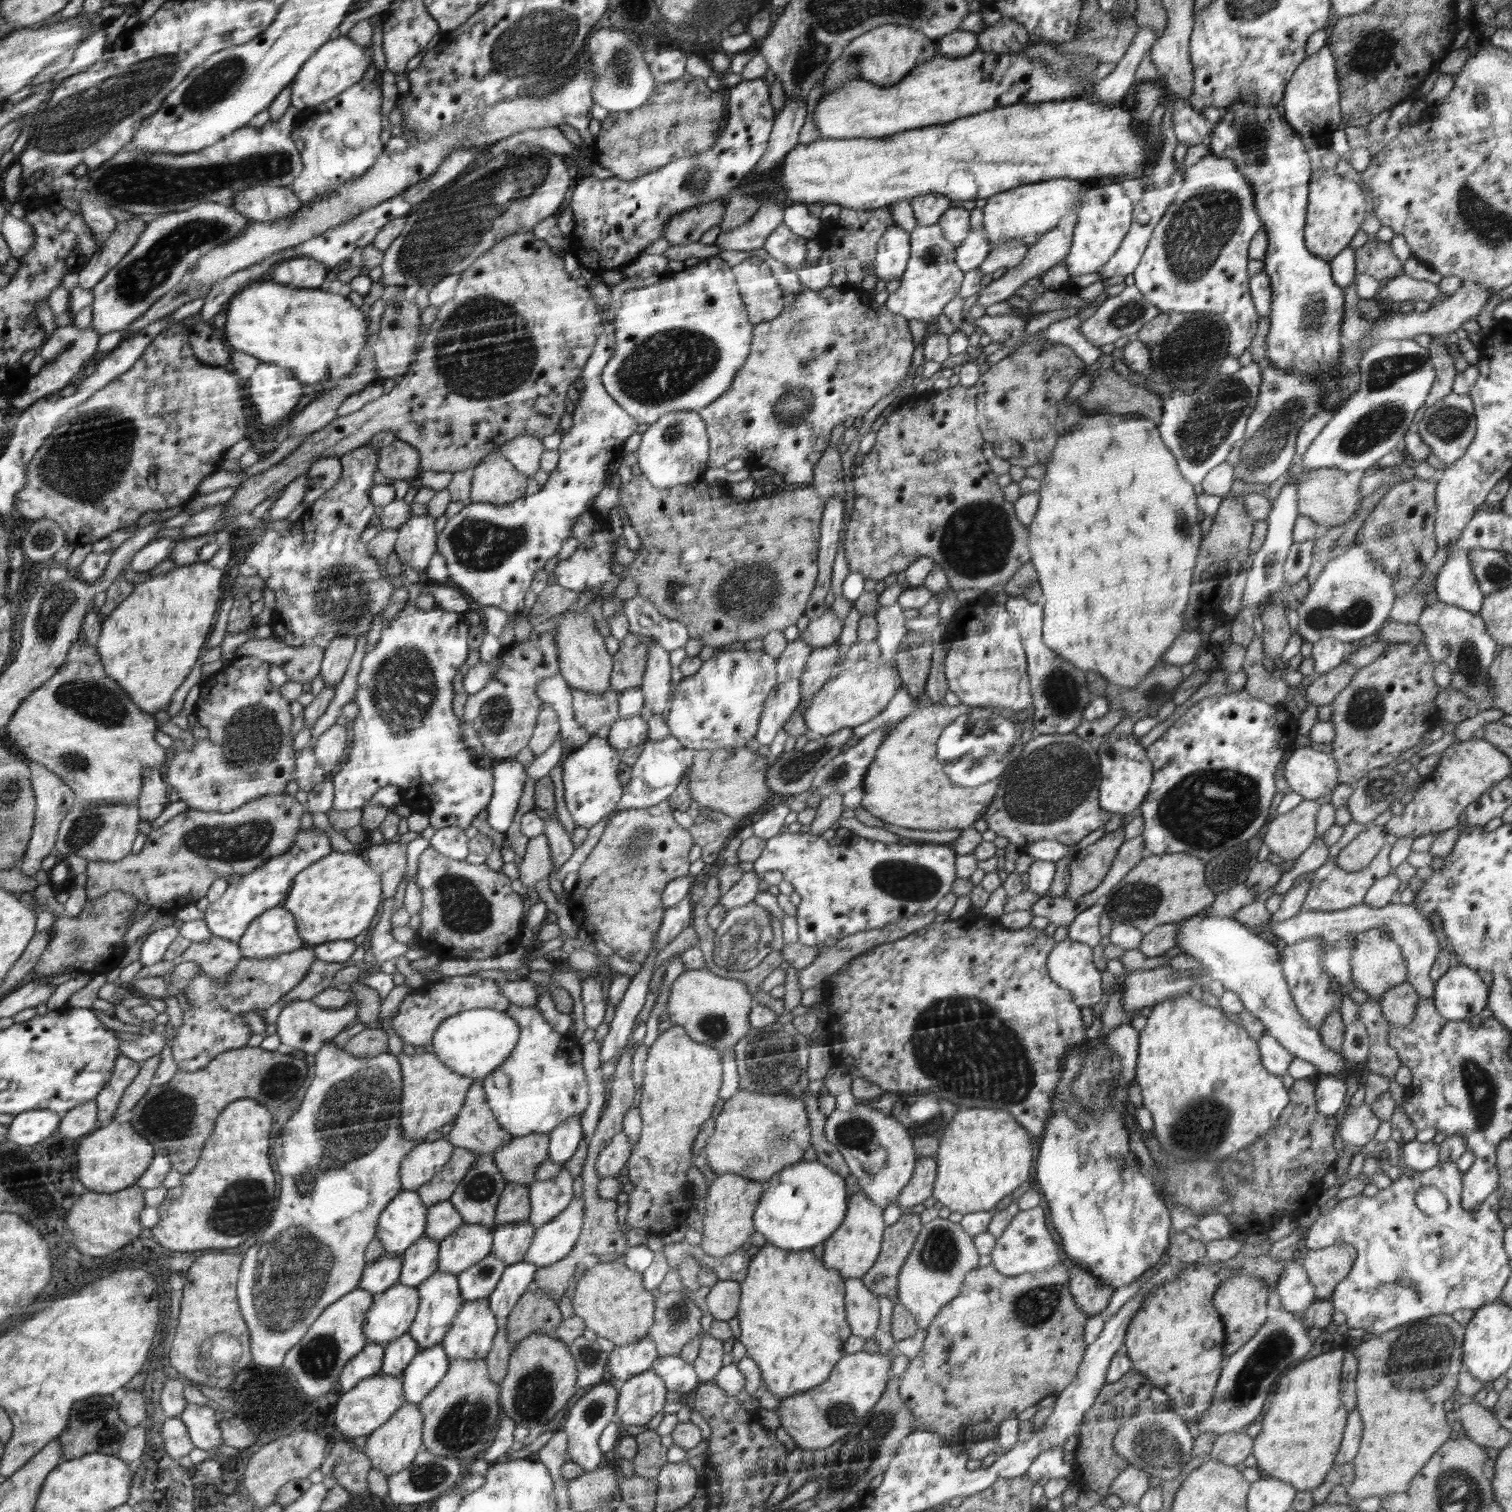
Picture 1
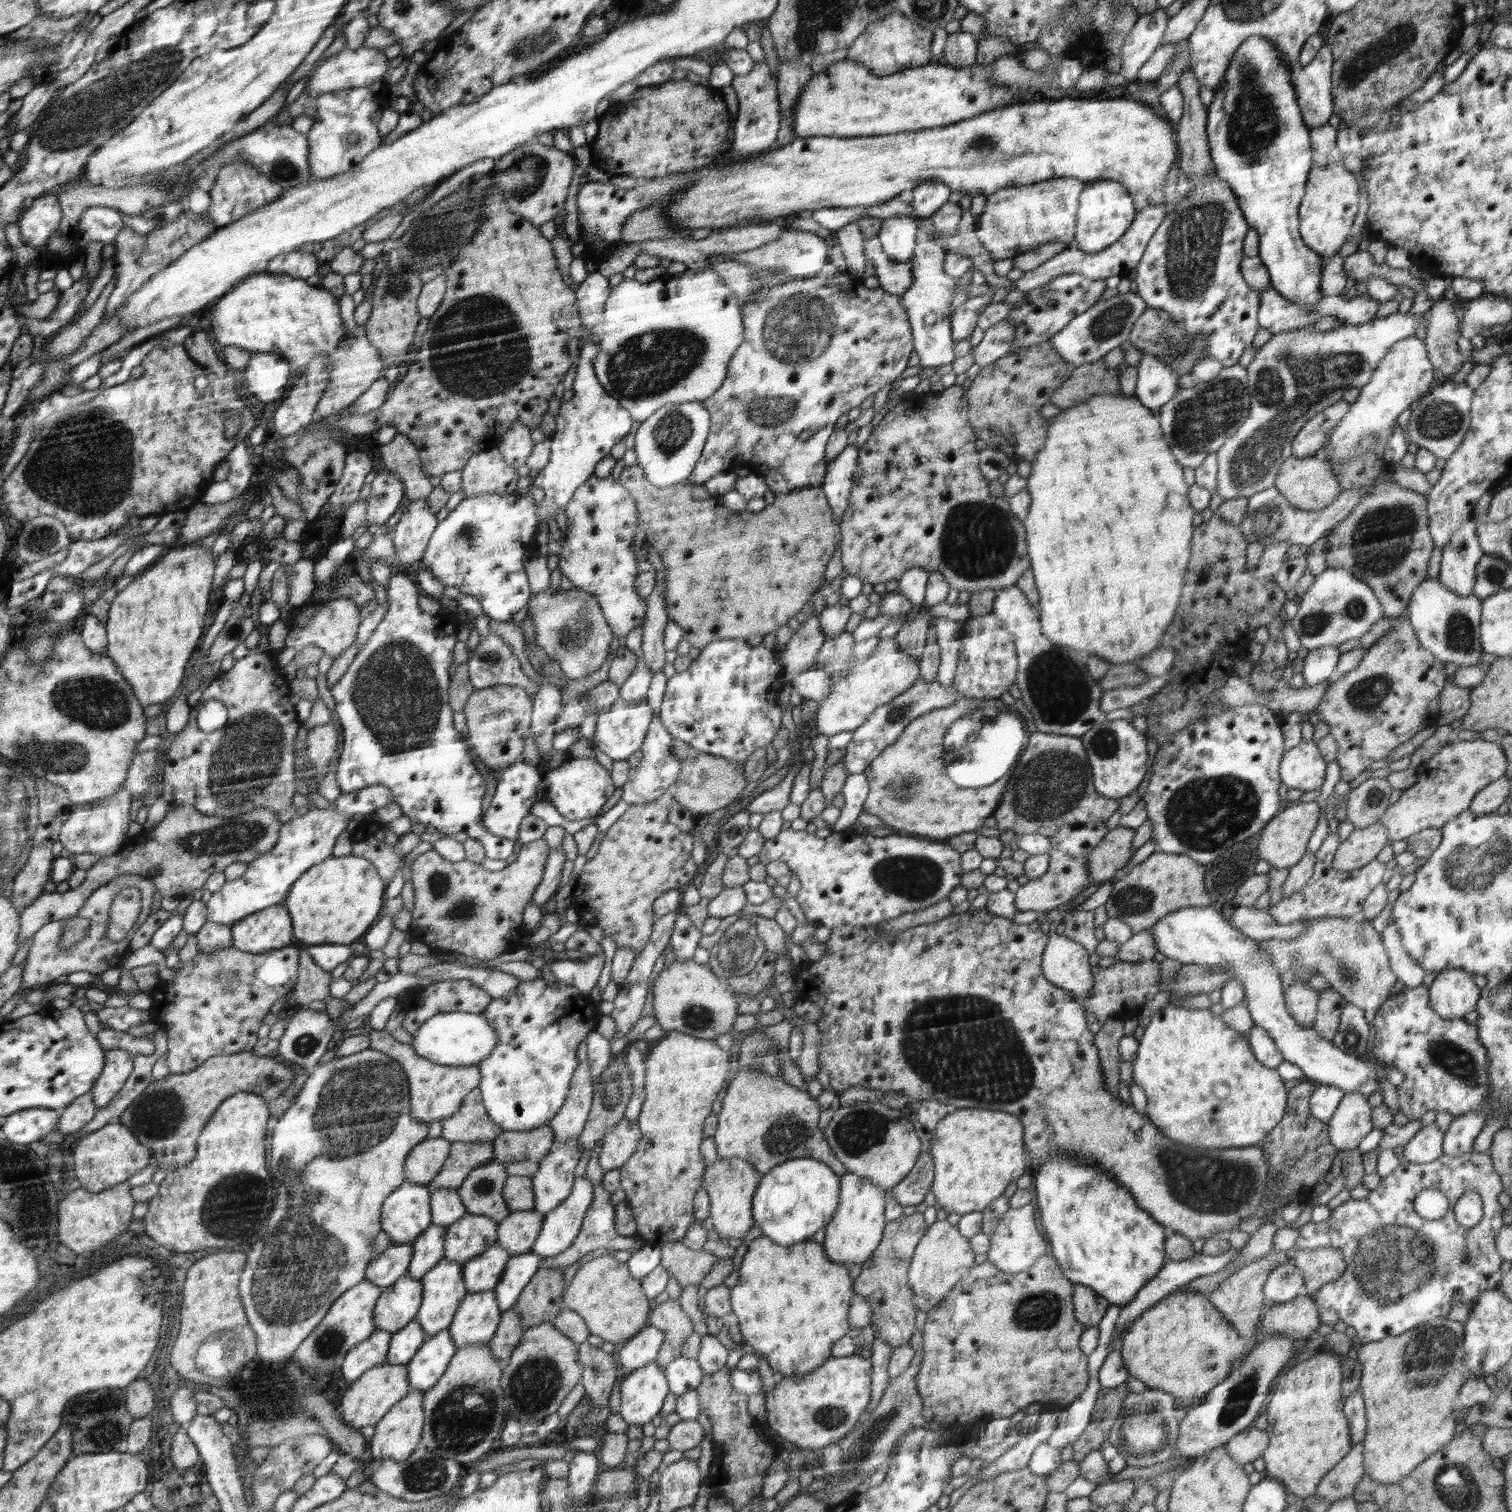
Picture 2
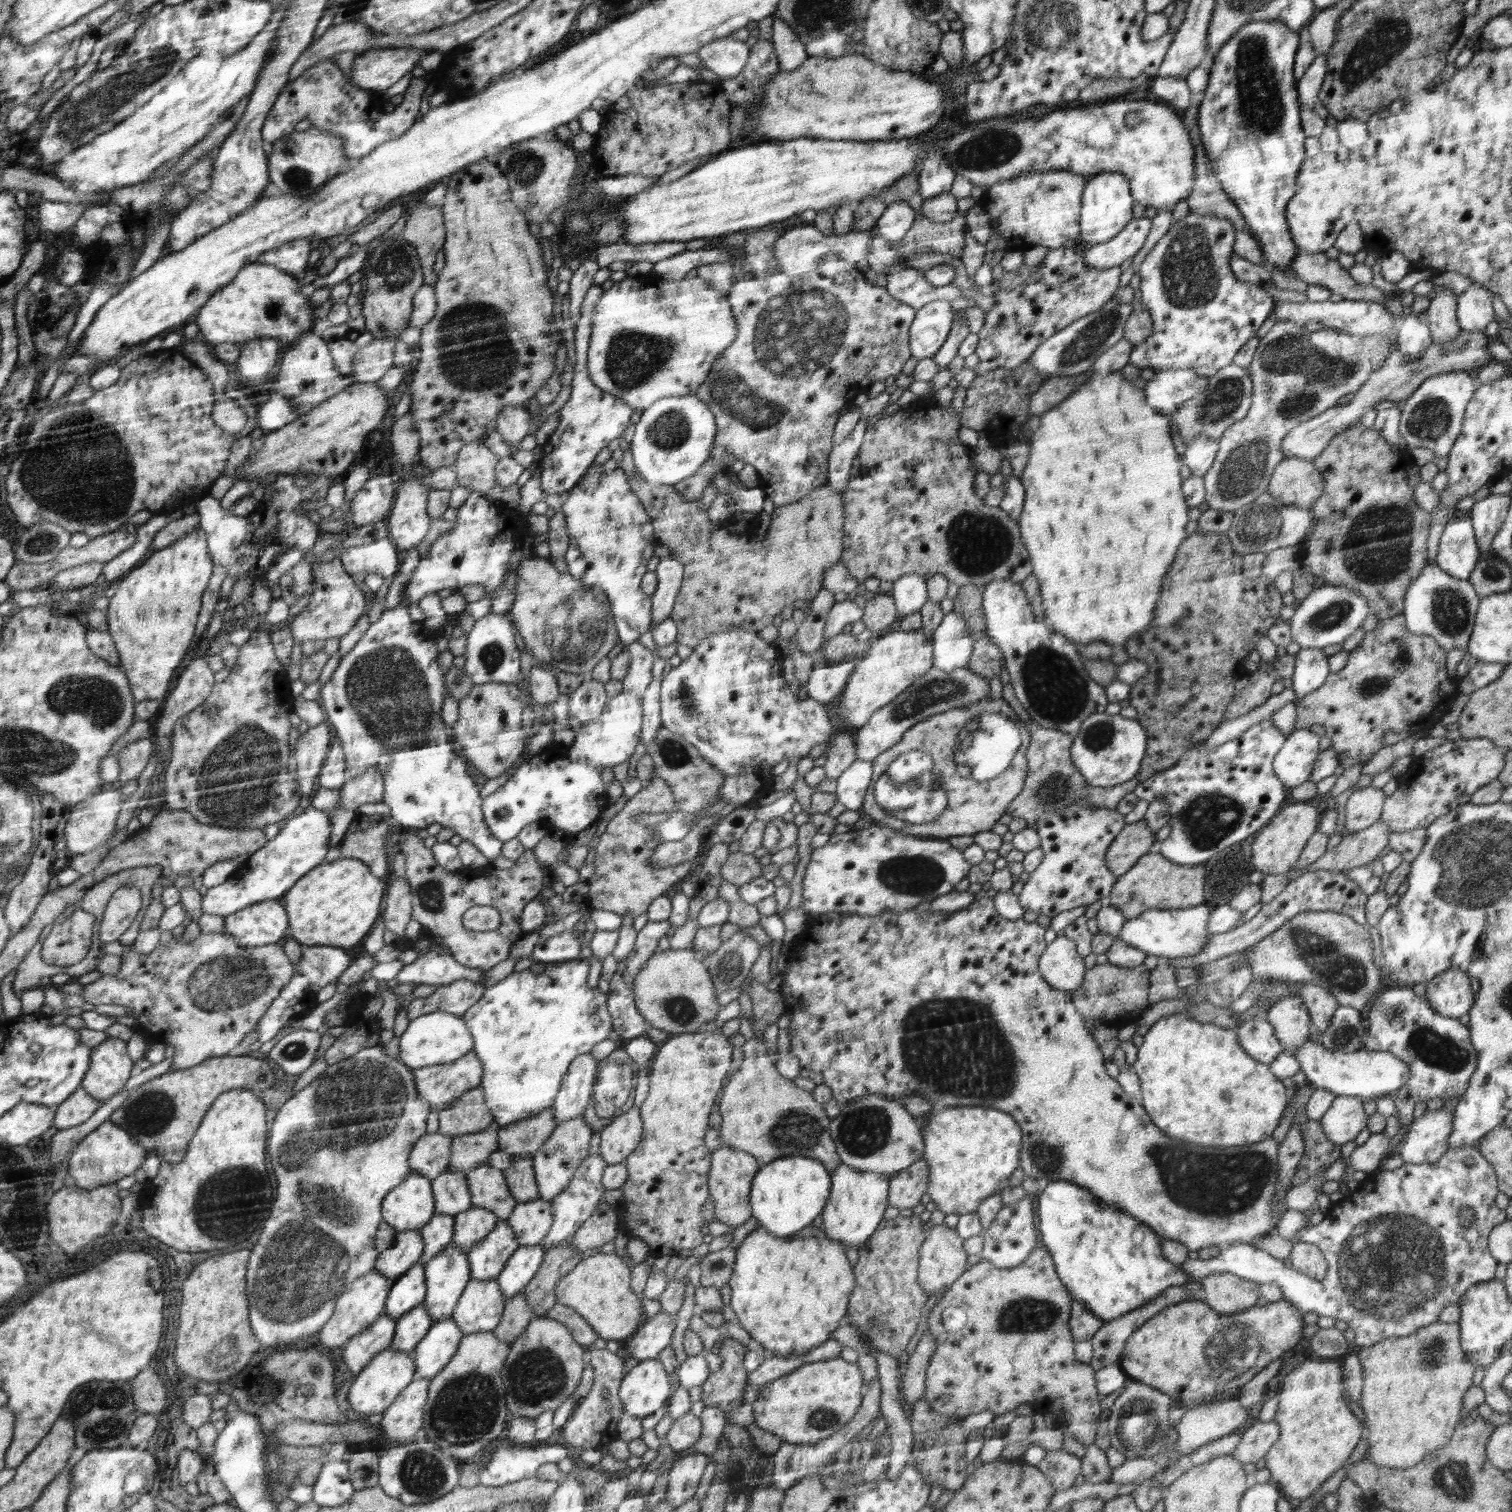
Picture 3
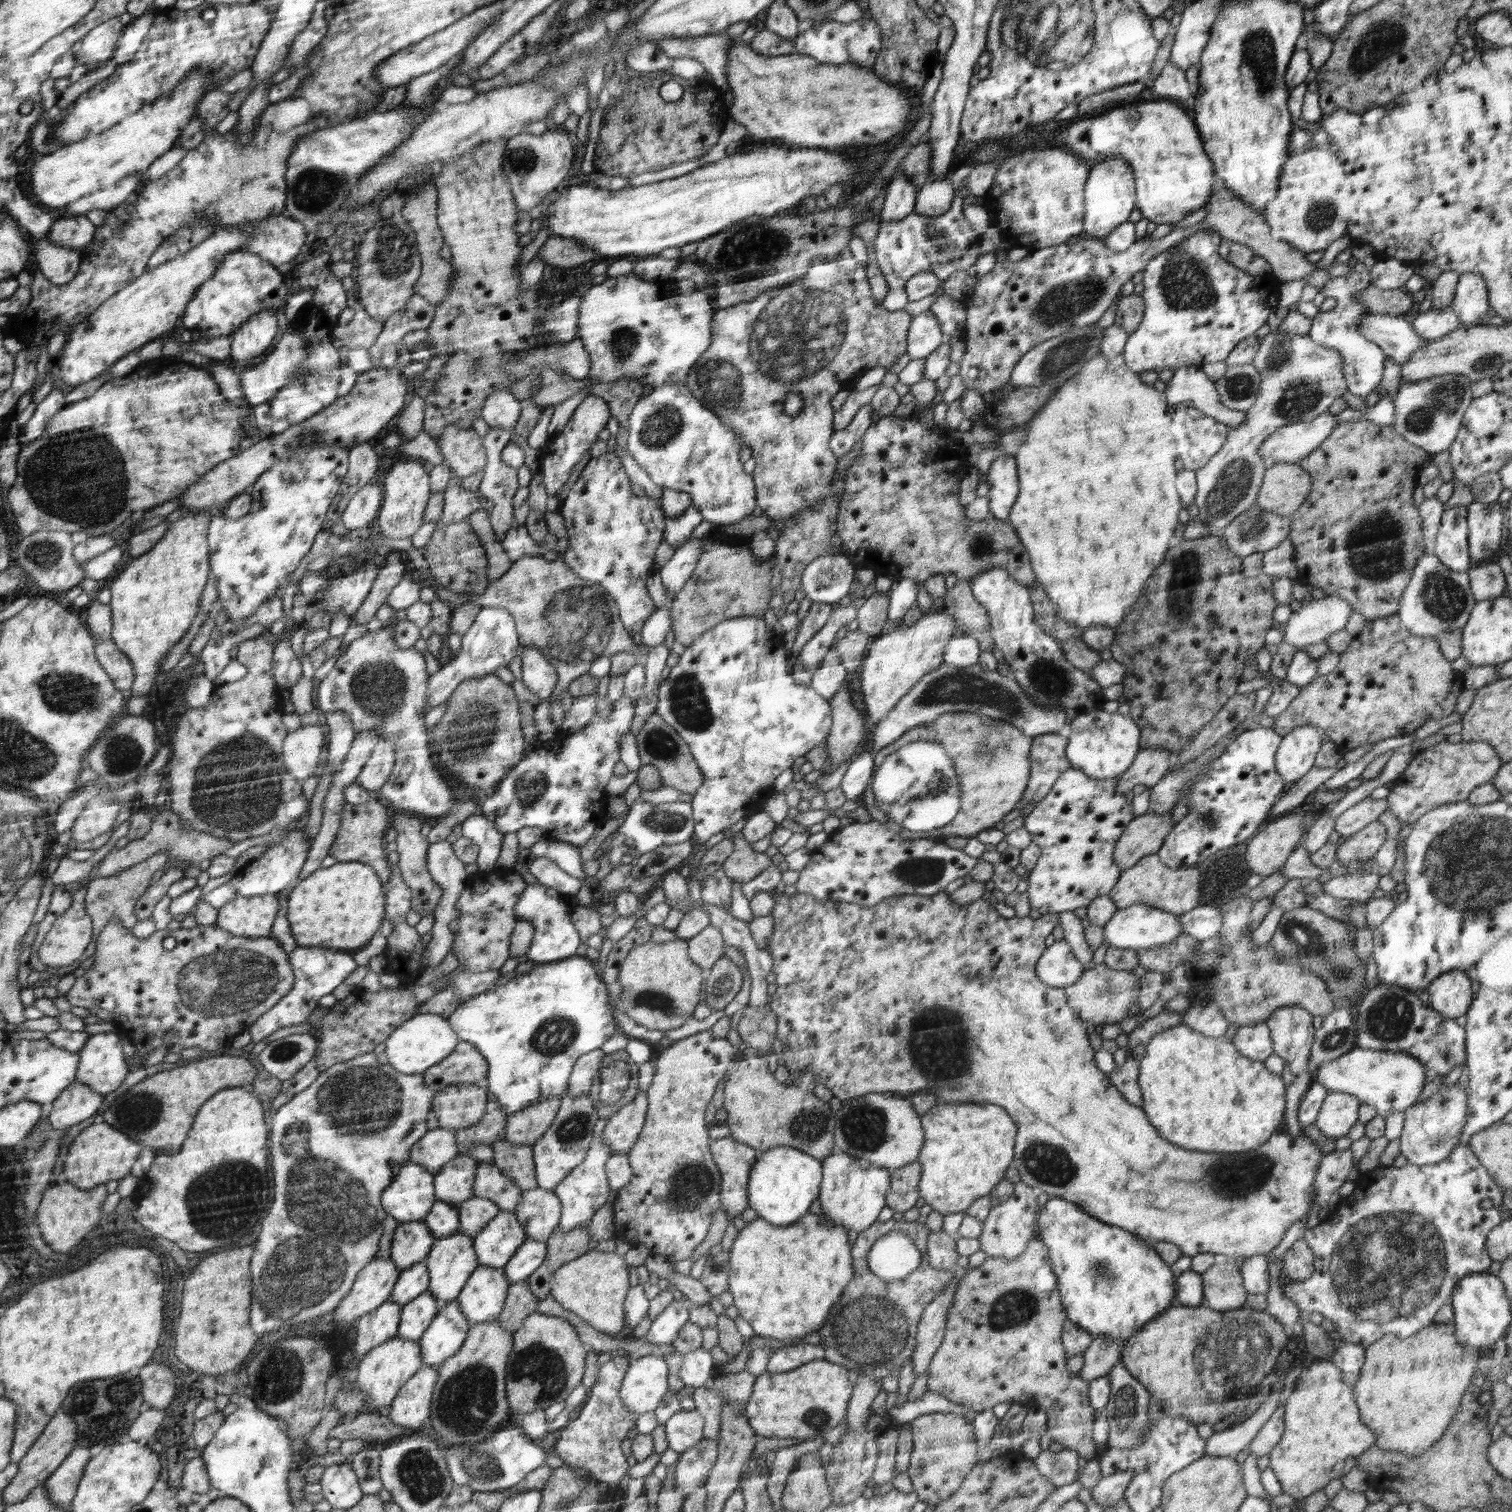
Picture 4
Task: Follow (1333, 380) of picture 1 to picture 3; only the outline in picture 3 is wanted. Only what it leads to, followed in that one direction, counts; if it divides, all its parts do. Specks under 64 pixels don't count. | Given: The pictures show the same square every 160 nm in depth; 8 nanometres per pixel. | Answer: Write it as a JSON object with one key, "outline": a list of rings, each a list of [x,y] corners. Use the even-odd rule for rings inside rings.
{"outline":[[[1250,21],[1247,22],[1246,25],[1241,26],[1241,29],[1238,30],[1236,34],[1232,35],[1232,38],[1228,38],[1228,42],[1224,42],[1224,46],[1216,53],[1214,65],[1210,70],[1206,92],[1204,92],[1204,100],[1202,100],[1200,110],[1198,111],[1200,138],[1204,145],[1207,157],[1214,166],[1213,170],[1216,178],[1221,182],[1224,192],[1231,197],[1233,203],[1239,208],[1239,212],[1242,213],[1248,228],[1250,228],[1249,231],[1259,242],[1259,246],[1263,250],[1265,262],[1274,264],[1274,266],[1280,270],[1291,269],[1289,268],[1290,263],[1298,250],[1289,233],[1286,207],[1290,198],[1294,196],[1295,180],[1298,178],[1298,174],[1300,174],[1300,168],[1302,168],[1304,157],[1306,157],[1304,155],[1304,139],[1306,138],[1306,135],[1302,130],[1299,95],[1297,92],[1297,82],[1294,78],[1294,62],[1299,48],[1299,38],[1300,36],[1298,36],[1296,32],[1288,30],[1288,26],[1282,21]]]}

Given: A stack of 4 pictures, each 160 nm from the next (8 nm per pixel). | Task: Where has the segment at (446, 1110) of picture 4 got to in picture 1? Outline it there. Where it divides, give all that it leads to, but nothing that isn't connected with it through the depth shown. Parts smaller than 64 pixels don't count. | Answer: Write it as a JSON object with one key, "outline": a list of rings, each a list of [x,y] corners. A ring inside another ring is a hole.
{"outline":[[[476,1080],[467,1093],[466,1104],[456,1117],[454,1128],[447,1135],[447,1140],[455,1147],[476,1151],[478,1154],[492,1156],[502,1145],[507,1145],[512,1140],[511,1132],[499,1127],[495,1113],[487,1103],[487,1093],[483,1089],[483,1081]]]}

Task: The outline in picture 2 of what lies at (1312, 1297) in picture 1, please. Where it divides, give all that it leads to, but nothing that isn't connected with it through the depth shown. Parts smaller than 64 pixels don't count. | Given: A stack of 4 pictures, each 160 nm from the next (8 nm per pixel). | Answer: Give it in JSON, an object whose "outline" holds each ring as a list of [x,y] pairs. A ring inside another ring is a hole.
{"outline":[[[1288,1262],[1274,1269],[1263,1286],[1266,1301],[1272,1300],[1276,1304],[1291,1301],[1305,1291],[1302,1273]]]}

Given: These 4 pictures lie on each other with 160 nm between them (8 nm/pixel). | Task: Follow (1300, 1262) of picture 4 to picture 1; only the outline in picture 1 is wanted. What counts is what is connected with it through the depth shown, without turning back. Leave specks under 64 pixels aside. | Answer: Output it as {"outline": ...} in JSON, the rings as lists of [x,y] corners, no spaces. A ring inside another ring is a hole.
{"outline":[[[1337,1243],[1323,1249],[1308,1251],[1302,1264],[1309,1276],[1309,1281],[1315,1288],[1315,1295],[1318,1299],[1327,1299],[1333,1293],[1334,1287],[1344,1280],[1353,1268],[1354,1259],[1357,1257],[1357,1250],[1354,1246],[1346,1243]]]}

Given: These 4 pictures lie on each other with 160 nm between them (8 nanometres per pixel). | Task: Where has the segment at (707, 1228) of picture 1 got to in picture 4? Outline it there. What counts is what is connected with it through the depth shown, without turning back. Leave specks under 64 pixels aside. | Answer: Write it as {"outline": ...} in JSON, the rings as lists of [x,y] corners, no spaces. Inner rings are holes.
{"outline":[[[734,1138],[712,1140],[712,1154],[722,1175],[721,1197],[727,1216],[740,1214],[748,1202],[748,1179],[750,1169],[756,1162],[756,1150]]]}

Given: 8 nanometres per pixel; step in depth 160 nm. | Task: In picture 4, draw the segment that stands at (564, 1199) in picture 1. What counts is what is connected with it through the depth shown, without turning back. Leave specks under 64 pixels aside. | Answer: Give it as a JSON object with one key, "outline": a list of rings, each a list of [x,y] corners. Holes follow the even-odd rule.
{"outline":[[[562,1093],[562,1104],[551,1128],[533,1147],[535,1166],[534,1171],[540,1188],[554,1191],[564,1177],[582,1163],[592,1142],[592,1128],[598,1120],[598,1111],[591,1101],[590,1094],[582,1093],[577,1098],[572,1093]]]}

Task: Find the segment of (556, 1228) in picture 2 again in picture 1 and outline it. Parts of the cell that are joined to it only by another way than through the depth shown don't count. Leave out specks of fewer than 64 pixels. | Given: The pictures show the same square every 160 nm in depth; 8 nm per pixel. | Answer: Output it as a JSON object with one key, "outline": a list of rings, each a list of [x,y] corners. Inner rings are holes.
{"outline":[[[576,1197],[543,1227],[535,1229],[535,1238],[524,1261],[539,1268],[562,1261],[575,1248],[586,1217],[585,1200]]]}

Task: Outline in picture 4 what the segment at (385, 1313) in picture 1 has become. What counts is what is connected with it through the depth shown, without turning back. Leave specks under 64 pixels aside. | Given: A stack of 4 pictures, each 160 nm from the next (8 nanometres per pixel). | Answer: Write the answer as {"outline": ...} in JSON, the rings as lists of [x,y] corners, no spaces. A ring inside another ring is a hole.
{"outline":[[[424,1260],[401,1272],[399,1281],[396,1282],[390,1298],[403,1307],[429,1289],[430,1275],[427,1270],[427,1262]]]}

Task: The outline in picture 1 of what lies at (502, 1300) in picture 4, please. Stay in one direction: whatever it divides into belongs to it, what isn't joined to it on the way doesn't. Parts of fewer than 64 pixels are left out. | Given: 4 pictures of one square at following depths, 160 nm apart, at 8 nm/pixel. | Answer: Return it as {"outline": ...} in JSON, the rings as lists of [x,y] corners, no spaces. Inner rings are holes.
{"outline":[[[488,1298],[464,1300],[441,1345],[451,1360],[484,1359],[494,1344],[499,1324],[500,1321],[489,1306]]]}

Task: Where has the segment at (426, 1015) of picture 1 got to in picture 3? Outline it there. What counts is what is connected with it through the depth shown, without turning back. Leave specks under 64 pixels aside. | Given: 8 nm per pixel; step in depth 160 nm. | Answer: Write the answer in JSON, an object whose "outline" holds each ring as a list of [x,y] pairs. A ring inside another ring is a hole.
{"outline":[[[469,980],[439,985],[428,998],[414,999],[408,1006],[399,1009],[394,1024],[394,1035],[404,1034],[412,1020],[428,1013],[443,1011],[461,1016],[482,998],[485,990],[485,986],[480,982]]]}

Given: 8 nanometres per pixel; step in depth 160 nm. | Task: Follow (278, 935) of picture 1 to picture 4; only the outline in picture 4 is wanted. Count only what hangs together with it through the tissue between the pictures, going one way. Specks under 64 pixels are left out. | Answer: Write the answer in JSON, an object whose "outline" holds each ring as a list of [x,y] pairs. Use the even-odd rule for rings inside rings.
{"outline":[[[277,895],[237,896],[218,908],[215,924],[241,937],[268,937],[278,917],[278,908]]]}

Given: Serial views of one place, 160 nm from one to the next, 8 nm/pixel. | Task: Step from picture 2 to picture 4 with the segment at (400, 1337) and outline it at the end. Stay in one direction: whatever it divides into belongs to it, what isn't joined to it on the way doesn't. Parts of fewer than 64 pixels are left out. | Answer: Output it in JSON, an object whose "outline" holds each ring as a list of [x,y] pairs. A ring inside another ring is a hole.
{"outline":[[[430,1291],[420,1294],[414,1301],[408,1302],[402,1307],[398,1335],[405,1339],[418,1341],[434,1320],[439,1309],[438,1300]]]}

